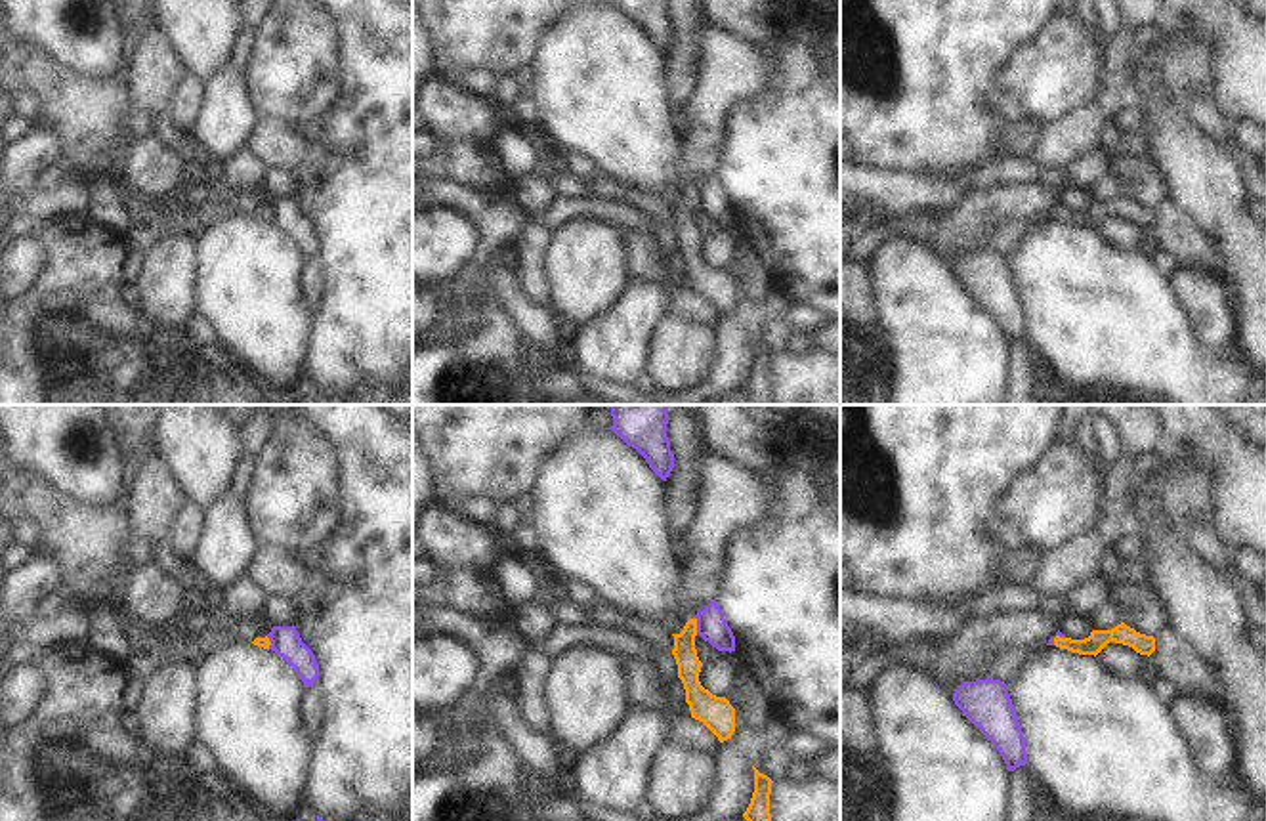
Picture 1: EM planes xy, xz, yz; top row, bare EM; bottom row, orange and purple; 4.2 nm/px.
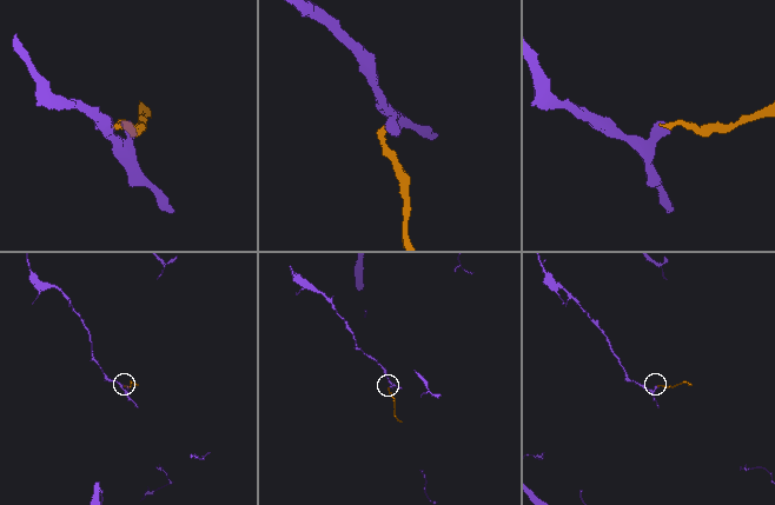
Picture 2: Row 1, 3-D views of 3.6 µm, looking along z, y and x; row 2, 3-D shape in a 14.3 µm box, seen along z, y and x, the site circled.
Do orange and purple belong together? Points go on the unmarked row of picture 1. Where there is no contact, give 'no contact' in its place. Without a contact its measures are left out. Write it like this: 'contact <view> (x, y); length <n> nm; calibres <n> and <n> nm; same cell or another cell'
contact xz (696, 197); length 70 nm; calibres 100 and 130 nm; another cell

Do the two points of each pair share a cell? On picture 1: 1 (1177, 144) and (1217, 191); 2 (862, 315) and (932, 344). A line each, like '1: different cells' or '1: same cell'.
1: same cell
2: different cells

